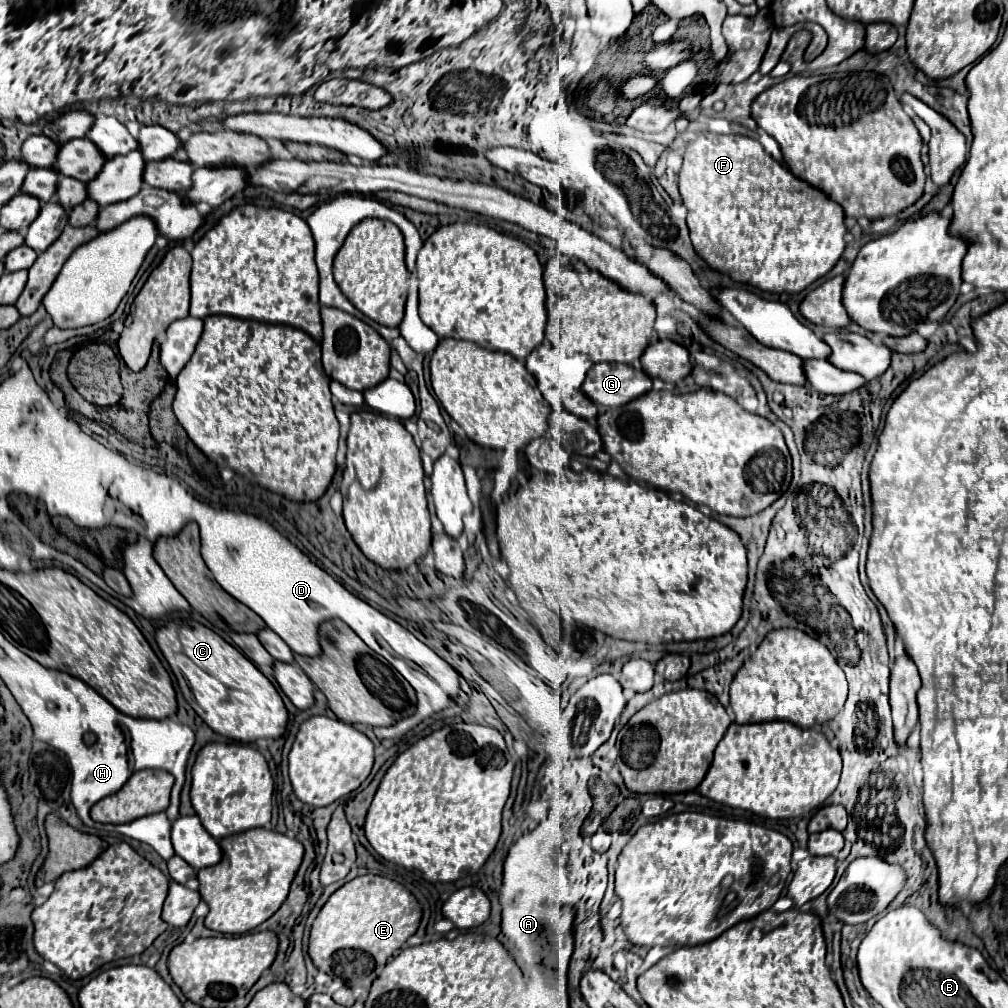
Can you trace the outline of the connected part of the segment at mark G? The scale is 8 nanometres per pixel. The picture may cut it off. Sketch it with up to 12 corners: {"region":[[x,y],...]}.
{"region":[[629,364],[587,370],[583,392],[615,408],[651,390],[651,378]]}

